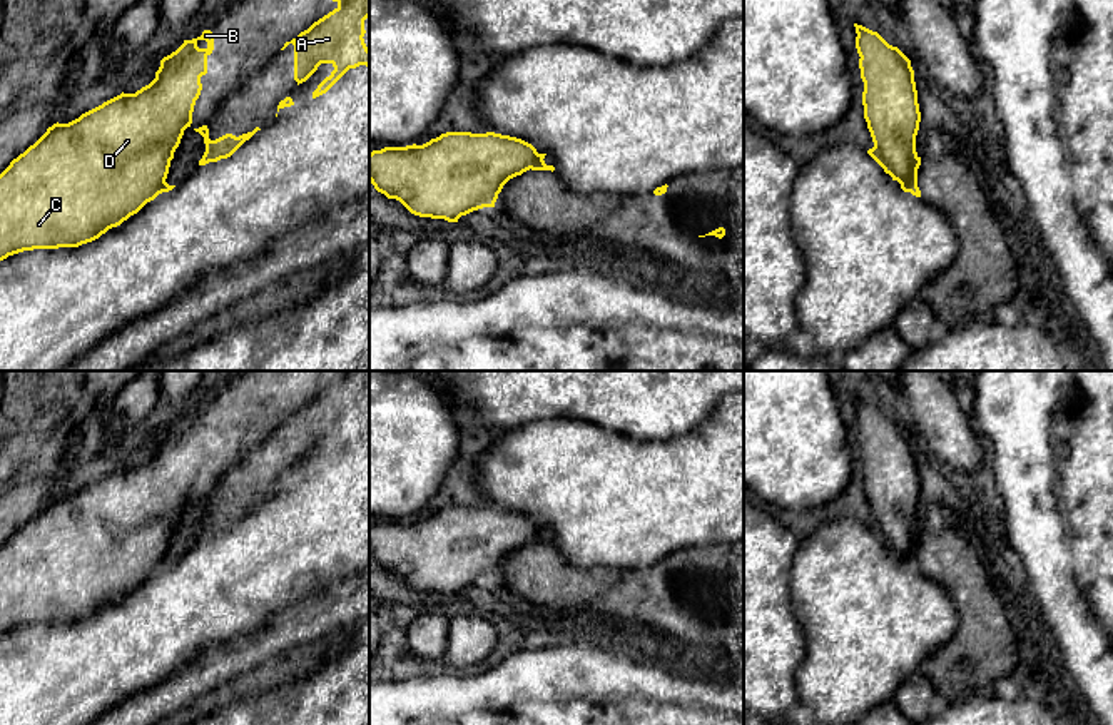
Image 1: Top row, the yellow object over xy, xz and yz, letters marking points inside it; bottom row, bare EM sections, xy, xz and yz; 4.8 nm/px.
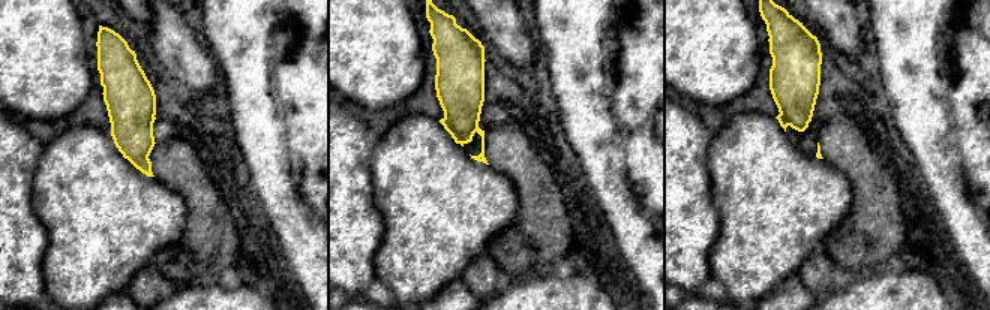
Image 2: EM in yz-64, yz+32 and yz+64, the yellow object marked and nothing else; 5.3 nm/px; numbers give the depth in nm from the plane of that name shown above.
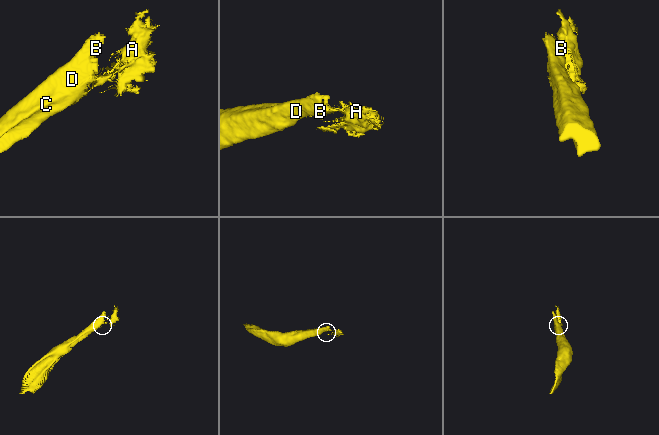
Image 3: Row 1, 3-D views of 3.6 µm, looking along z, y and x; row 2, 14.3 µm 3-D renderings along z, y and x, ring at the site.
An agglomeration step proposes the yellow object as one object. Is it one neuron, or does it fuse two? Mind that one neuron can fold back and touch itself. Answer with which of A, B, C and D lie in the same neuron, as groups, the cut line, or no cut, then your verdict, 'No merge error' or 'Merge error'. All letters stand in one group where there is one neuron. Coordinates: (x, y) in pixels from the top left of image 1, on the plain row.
Groups: A / B C D. Split along yz (916, 530), (913, 533), (913, 548), (901, 558). Merge error

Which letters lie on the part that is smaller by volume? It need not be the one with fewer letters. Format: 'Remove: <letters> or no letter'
Remove: A

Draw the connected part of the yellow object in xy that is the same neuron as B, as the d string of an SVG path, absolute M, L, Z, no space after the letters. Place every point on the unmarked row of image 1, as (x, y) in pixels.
M204 404L197 413L184 414L184 418L175 426L160 434L155 453L149 459L142 461L135 468L122 466L120 469L82 488L79 493L69 498L53 498L33 520L13 533L10 540L0 548L0 635L23 625L79 621L99 613L109 603L120 600L130 590L137 588L150 575L152 566L159 563L167 553L174 526L180 518L184 504L192 498L194 479L202 464L201 451L207 448L207 431L212 428L212 424L214 409L211 404Z

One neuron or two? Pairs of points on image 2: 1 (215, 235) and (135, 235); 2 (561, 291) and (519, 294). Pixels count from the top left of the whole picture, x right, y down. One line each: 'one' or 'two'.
1: two
2: one

